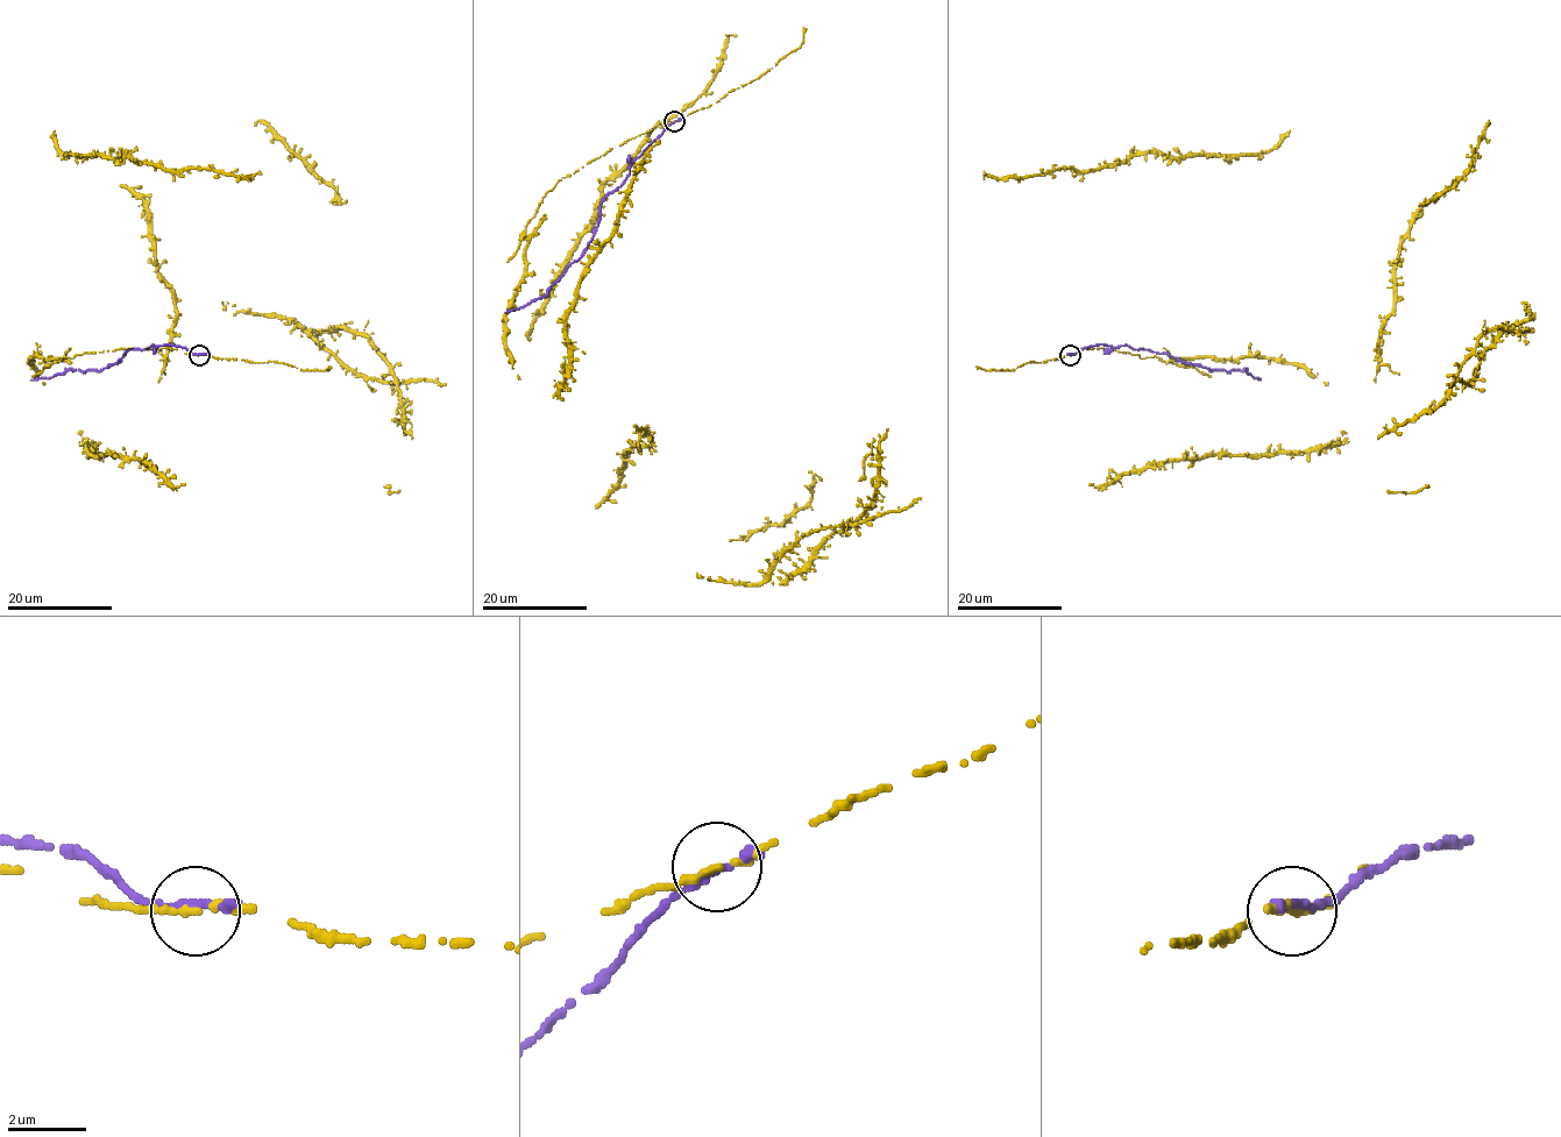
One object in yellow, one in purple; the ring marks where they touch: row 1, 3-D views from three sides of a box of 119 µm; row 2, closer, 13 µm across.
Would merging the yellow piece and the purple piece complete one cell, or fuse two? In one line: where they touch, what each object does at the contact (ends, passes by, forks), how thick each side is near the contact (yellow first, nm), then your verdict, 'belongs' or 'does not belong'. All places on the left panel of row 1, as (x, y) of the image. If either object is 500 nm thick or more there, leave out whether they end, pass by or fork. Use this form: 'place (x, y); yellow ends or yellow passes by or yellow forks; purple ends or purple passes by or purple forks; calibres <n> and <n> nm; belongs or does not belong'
place (199, 355); yellow passes by; purple ends; calibres 180 and 280 nm; does not belong

